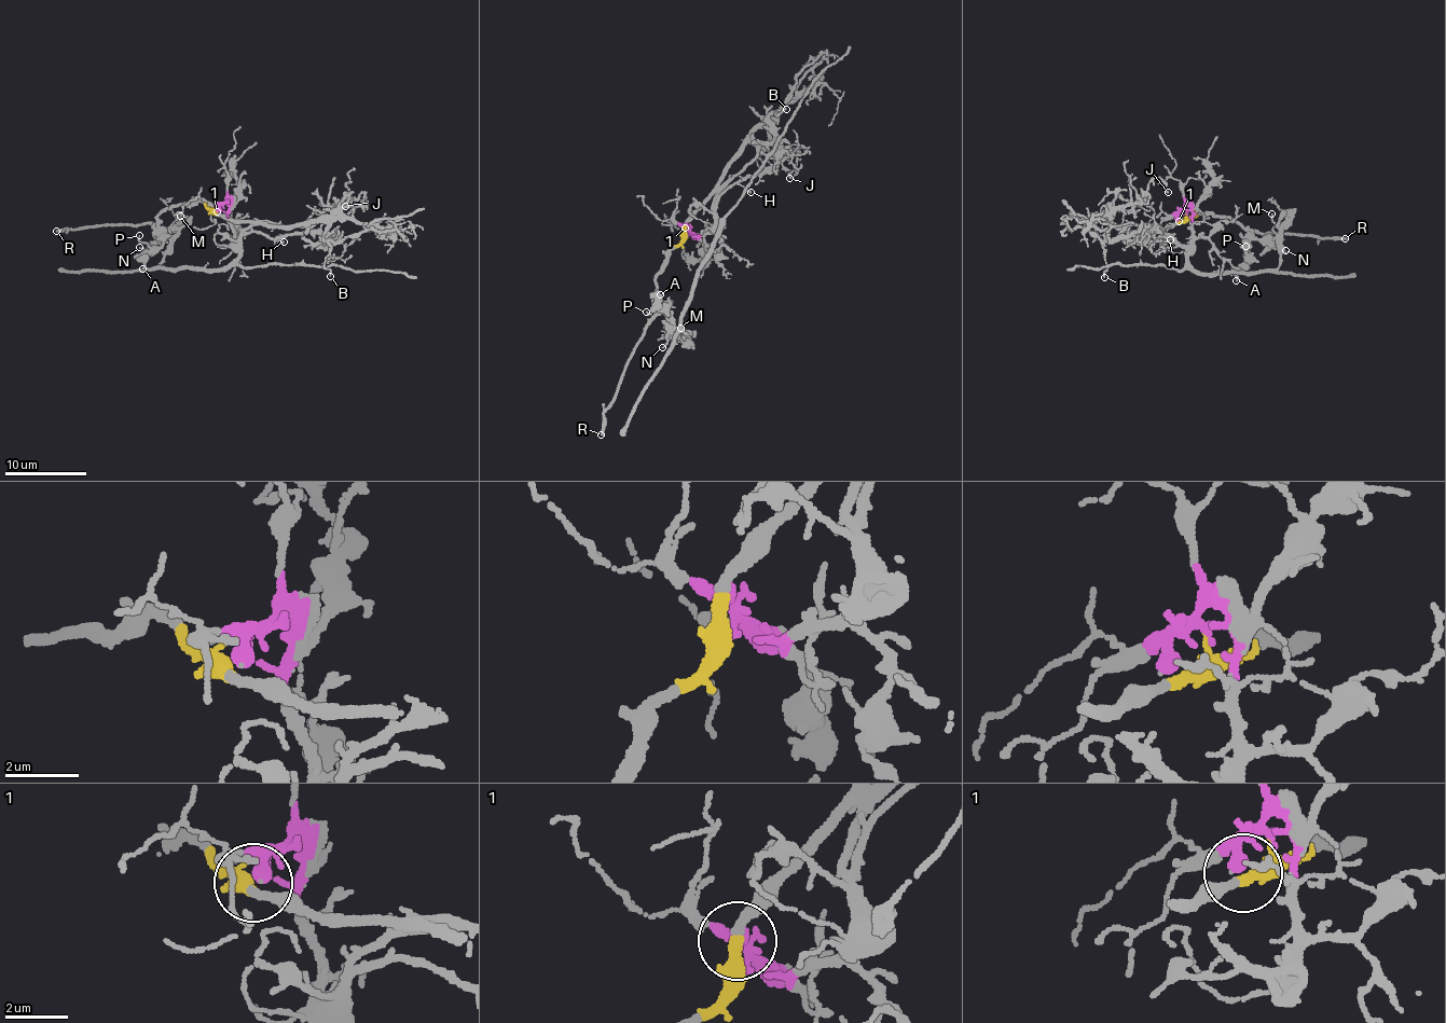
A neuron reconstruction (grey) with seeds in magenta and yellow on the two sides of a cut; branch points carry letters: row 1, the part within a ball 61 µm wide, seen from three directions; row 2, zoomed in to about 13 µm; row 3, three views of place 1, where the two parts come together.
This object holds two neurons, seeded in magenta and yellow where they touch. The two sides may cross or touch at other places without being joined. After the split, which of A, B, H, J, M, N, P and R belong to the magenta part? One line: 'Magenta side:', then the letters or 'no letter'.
Magenta side: H, M

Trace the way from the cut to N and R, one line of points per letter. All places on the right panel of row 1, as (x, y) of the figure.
N: (1186, 211), (1190, 216), (1195, 210), (1234, 219), (1263, 240), (1285, 250)
R: (1186, 211), (1188, 216), (1195, 210), (1240, 222), (1254, 231), (1346, 237)

